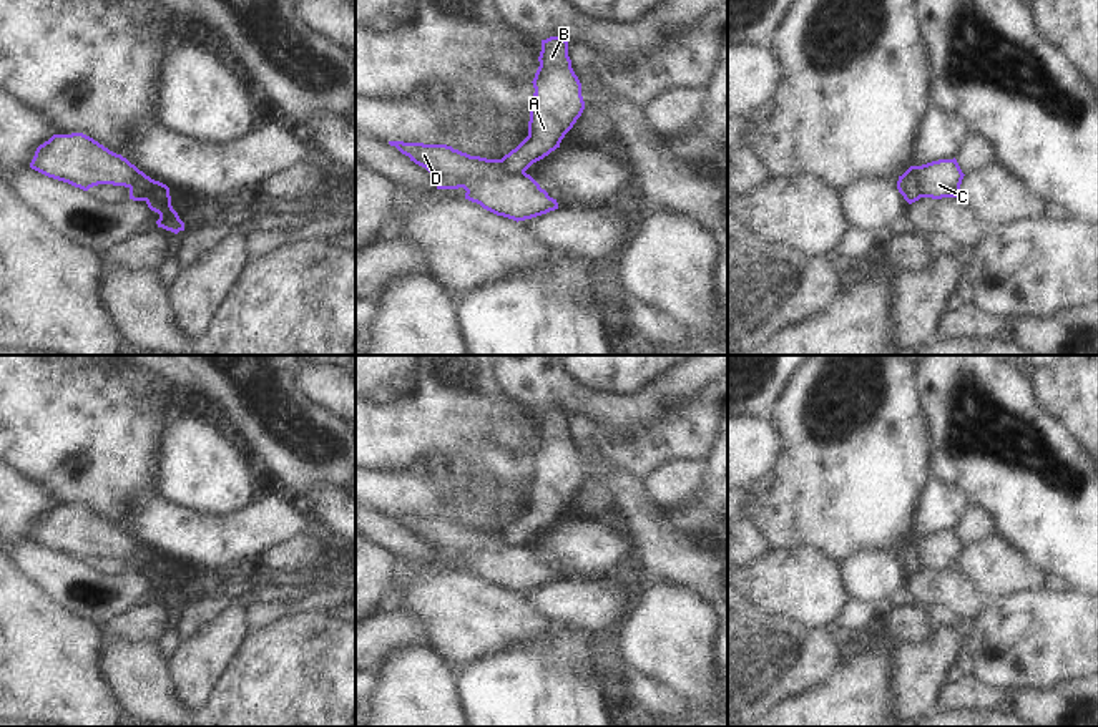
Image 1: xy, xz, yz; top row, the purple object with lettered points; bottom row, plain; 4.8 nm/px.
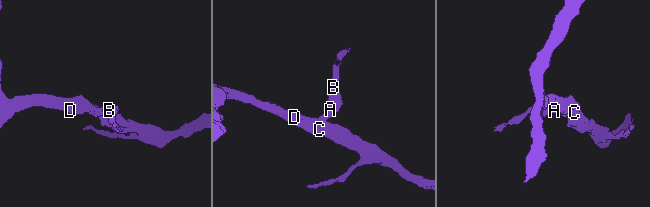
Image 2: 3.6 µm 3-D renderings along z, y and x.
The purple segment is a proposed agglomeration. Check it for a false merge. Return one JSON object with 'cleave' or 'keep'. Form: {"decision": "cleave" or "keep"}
{"decision": "cleave"}

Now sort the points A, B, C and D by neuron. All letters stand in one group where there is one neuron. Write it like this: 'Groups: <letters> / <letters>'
Groups: A B / C D.

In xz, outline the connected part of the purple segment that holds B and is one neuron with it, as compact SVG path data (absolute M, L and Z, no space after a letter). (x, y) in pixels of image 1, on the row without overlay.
M563 408L542 412L540 438L533 450L528 508L502 529L502 543L523 546L533 534L560 520L565 506L585 481L581 455L571 440Z

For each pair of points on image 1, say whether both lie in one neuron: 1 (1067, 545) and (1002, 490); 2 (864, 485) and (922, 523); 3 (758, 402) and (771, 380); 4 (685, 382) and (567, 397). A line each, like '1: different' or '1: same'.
1: same
2: different
3: same
4: same

